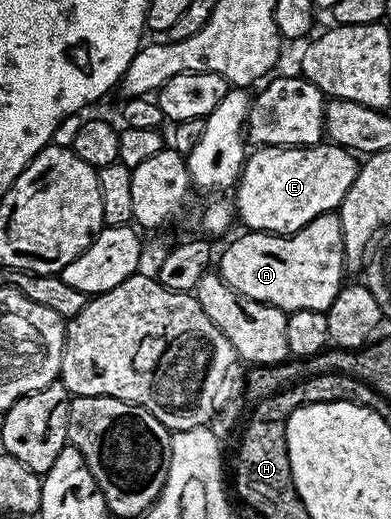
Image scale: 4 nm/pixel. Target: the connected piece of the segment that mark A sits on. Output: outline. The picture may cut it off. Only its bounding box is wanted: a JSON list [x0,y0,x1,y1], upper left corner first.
[217,212,345,314]

